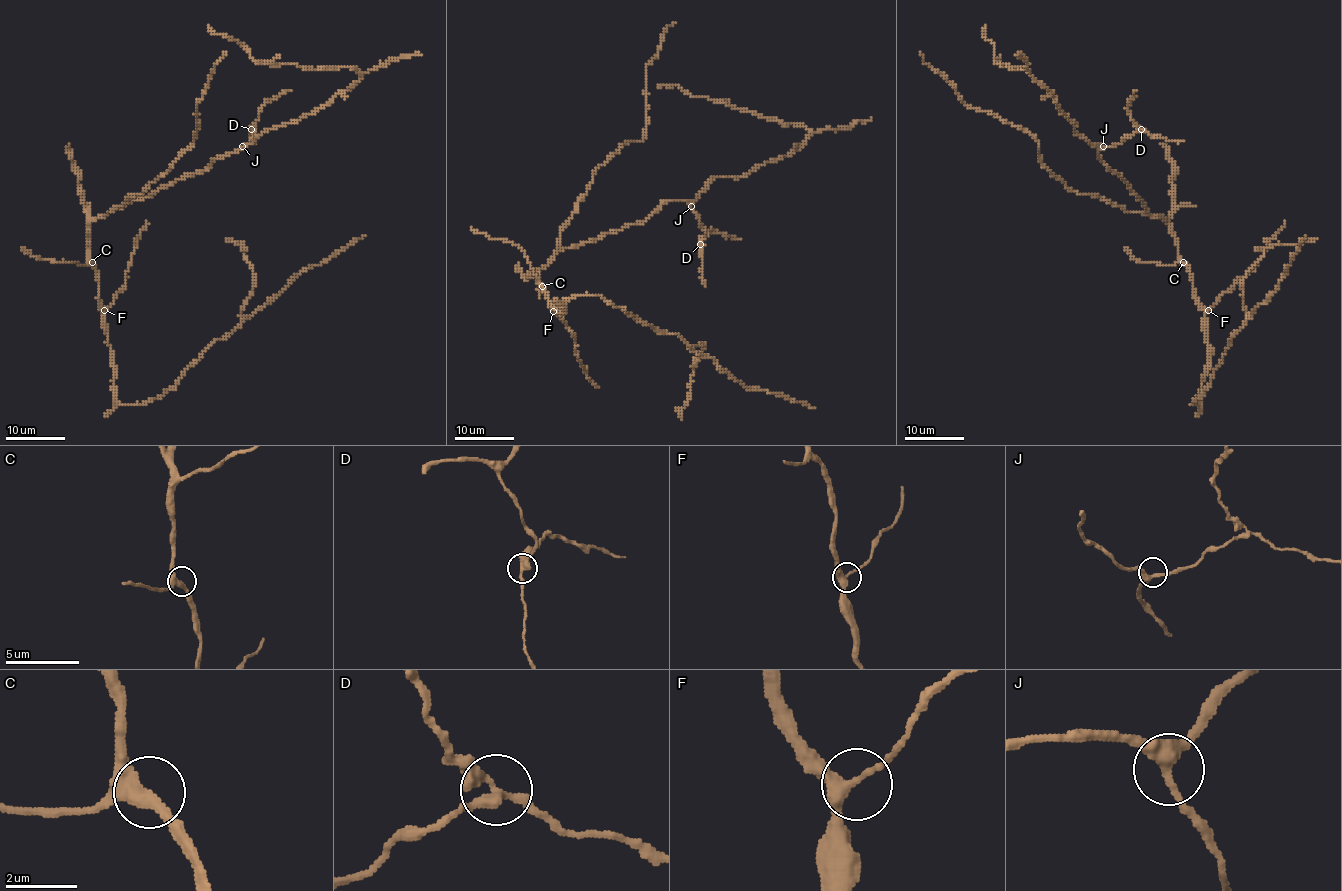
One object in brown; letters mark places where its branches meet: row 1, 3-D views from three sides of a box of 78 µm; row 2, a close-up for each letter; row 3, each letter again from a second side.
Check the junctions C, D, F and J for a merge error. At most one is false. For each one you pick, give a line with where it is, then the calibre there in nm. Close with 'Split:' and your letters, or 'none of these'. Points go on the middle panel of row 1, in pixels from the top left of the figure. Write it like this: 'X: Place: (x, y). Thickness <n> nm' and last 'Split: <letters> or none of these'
D: Place: (700, 244). Thickness 300 nm
Split: D

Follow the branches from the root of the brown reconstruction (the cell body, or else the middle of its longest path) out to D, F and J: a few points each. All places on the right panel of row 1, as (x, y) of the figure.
D: (1165, 220), (1153, 217), (1121, 176), (1112, 173), (1099, 158), (1103, 147), (1118, 144), (1142, 130)
F: (1165, 220), (1177, 245), (1179, 260), (1190, 273), (1195, 299), (1208, 310)
J: (1165, 220), (1153, 217), (1121, 176), (1112, 173), (1099, 158), (1099, 150), (1103, 146)

